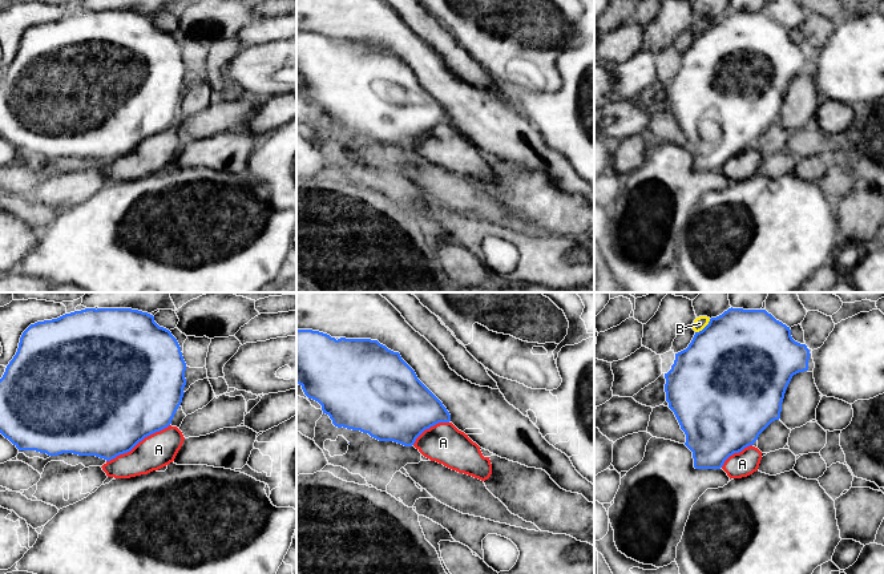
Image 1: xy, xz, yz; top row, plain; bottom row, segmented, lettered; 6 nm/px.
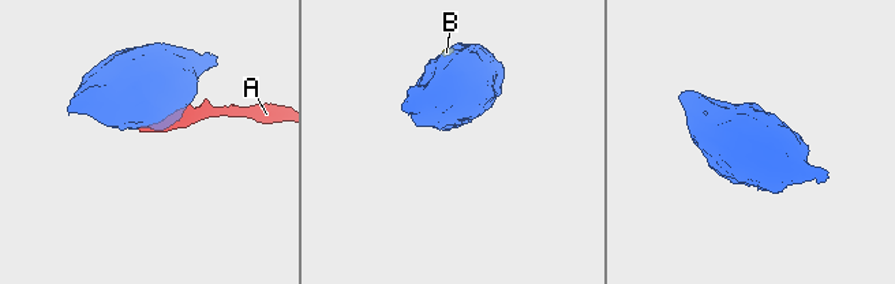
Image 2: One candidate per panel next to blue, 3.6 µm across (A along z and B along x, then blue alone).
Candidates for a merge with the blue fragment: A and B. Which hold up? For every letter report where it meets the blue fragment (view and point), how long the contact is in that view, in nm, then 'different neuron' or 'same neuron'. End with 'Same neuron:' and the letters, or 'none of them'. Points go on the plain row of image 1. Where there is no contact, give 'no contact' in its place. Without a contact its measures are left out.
A: xy (137, 145) | 440 nm | different neuron
B: yz (705, 29) | 130 nm | different neuron
Same neuron: none of them

